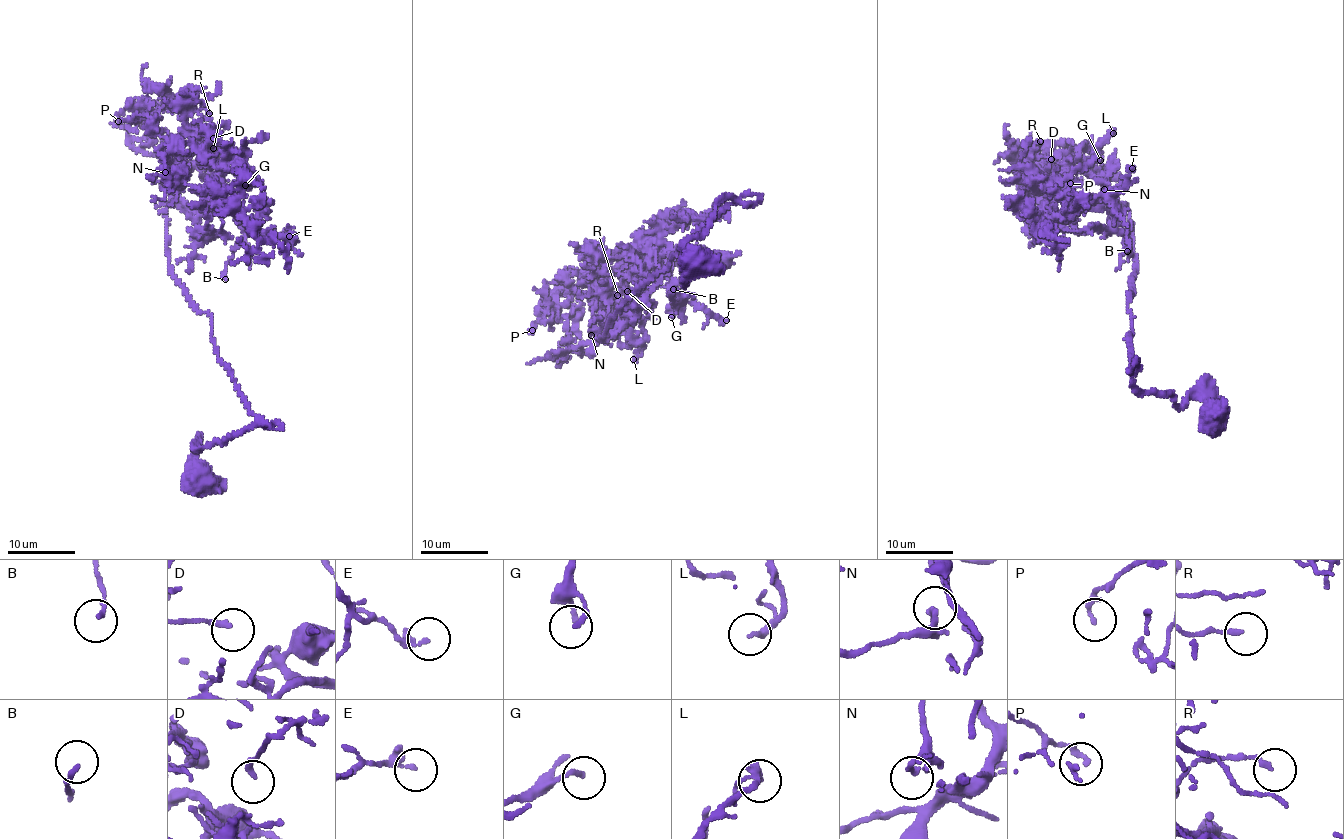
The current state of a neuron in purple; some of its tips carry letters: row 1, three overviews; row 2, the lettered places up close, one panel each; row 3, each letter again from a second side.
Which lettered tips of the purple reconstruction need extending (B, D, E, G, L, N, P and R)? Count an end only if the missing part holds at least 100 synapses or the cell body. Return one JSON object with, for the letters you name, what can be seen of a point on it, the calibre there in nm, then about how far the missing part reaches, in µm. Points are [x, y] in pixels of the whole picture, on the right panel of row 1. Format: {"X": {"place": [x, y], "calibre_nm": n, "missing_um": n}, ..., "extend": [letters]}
{"extend": []}

